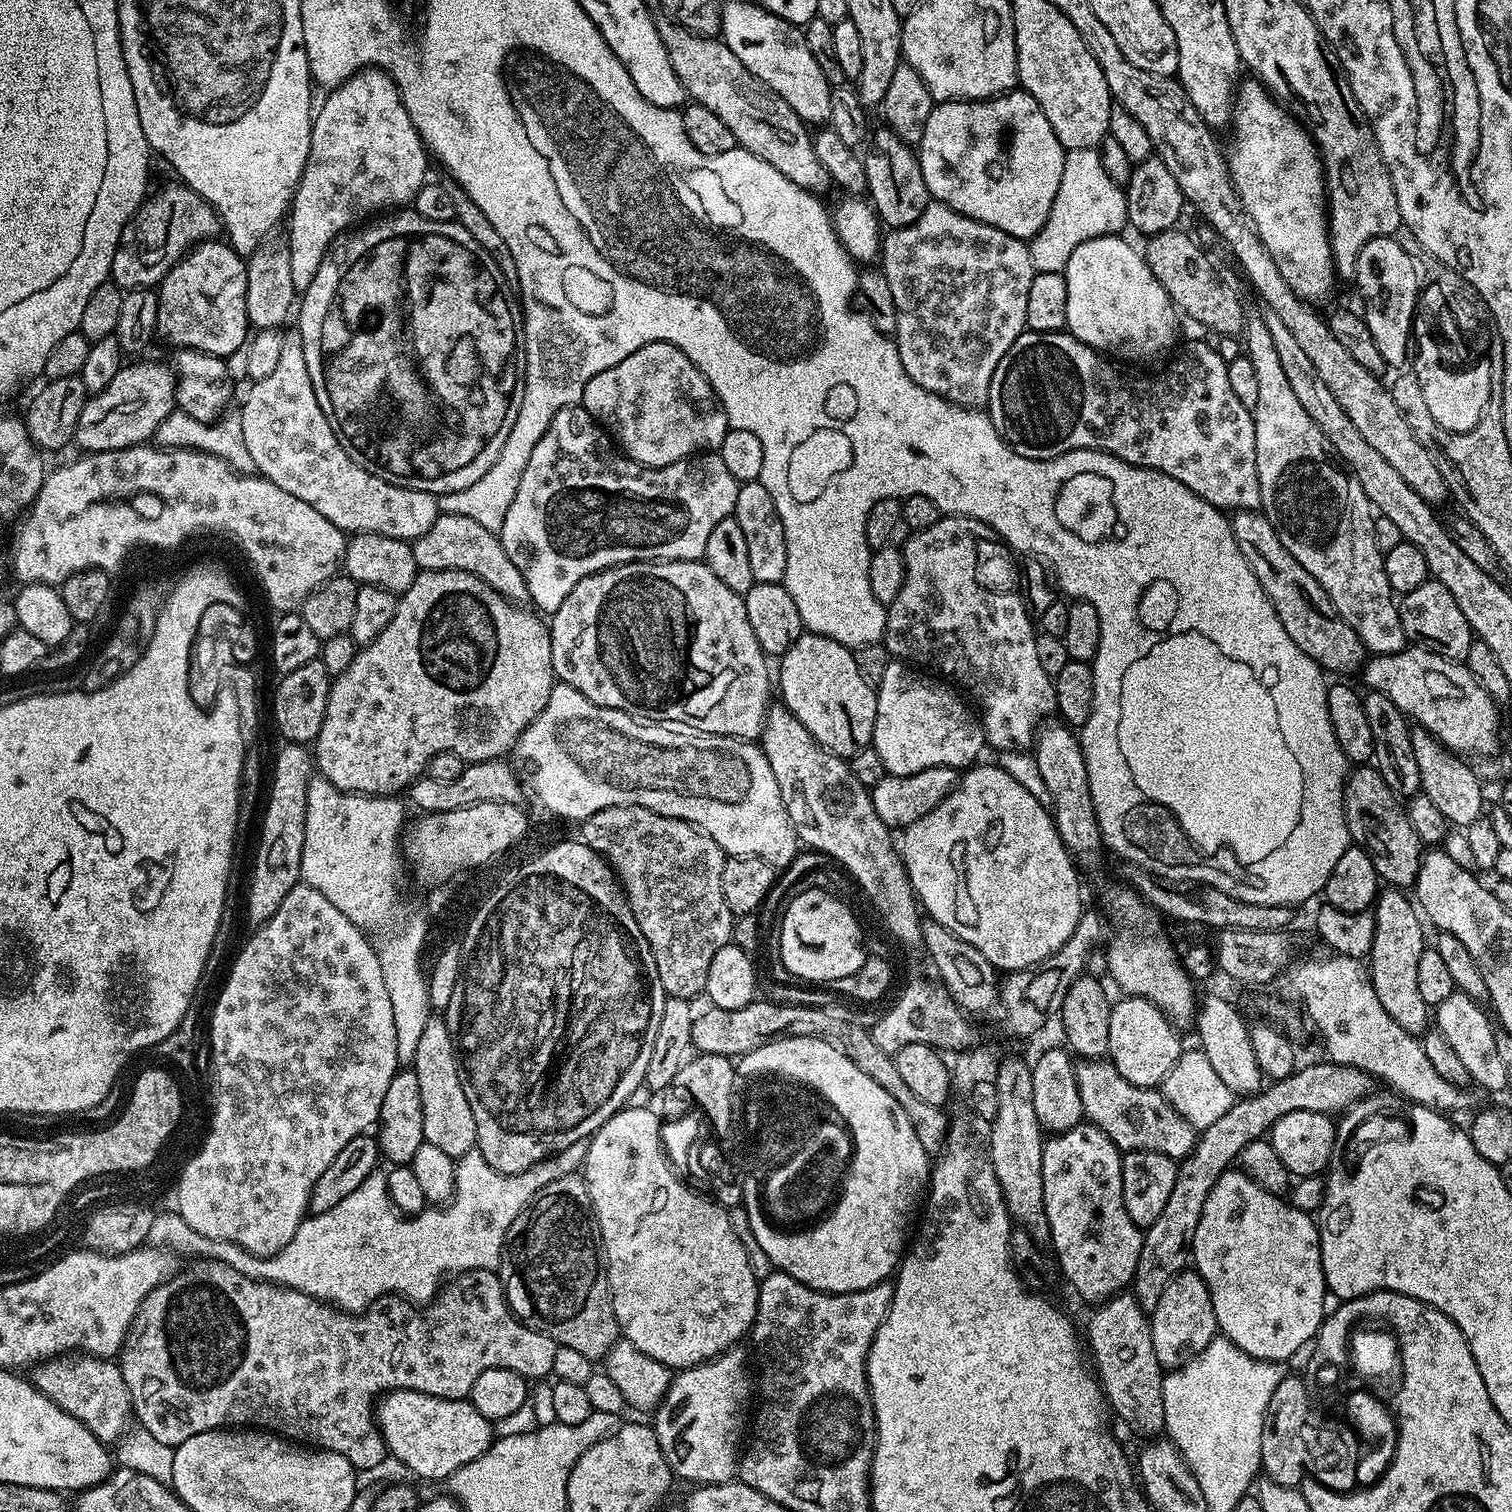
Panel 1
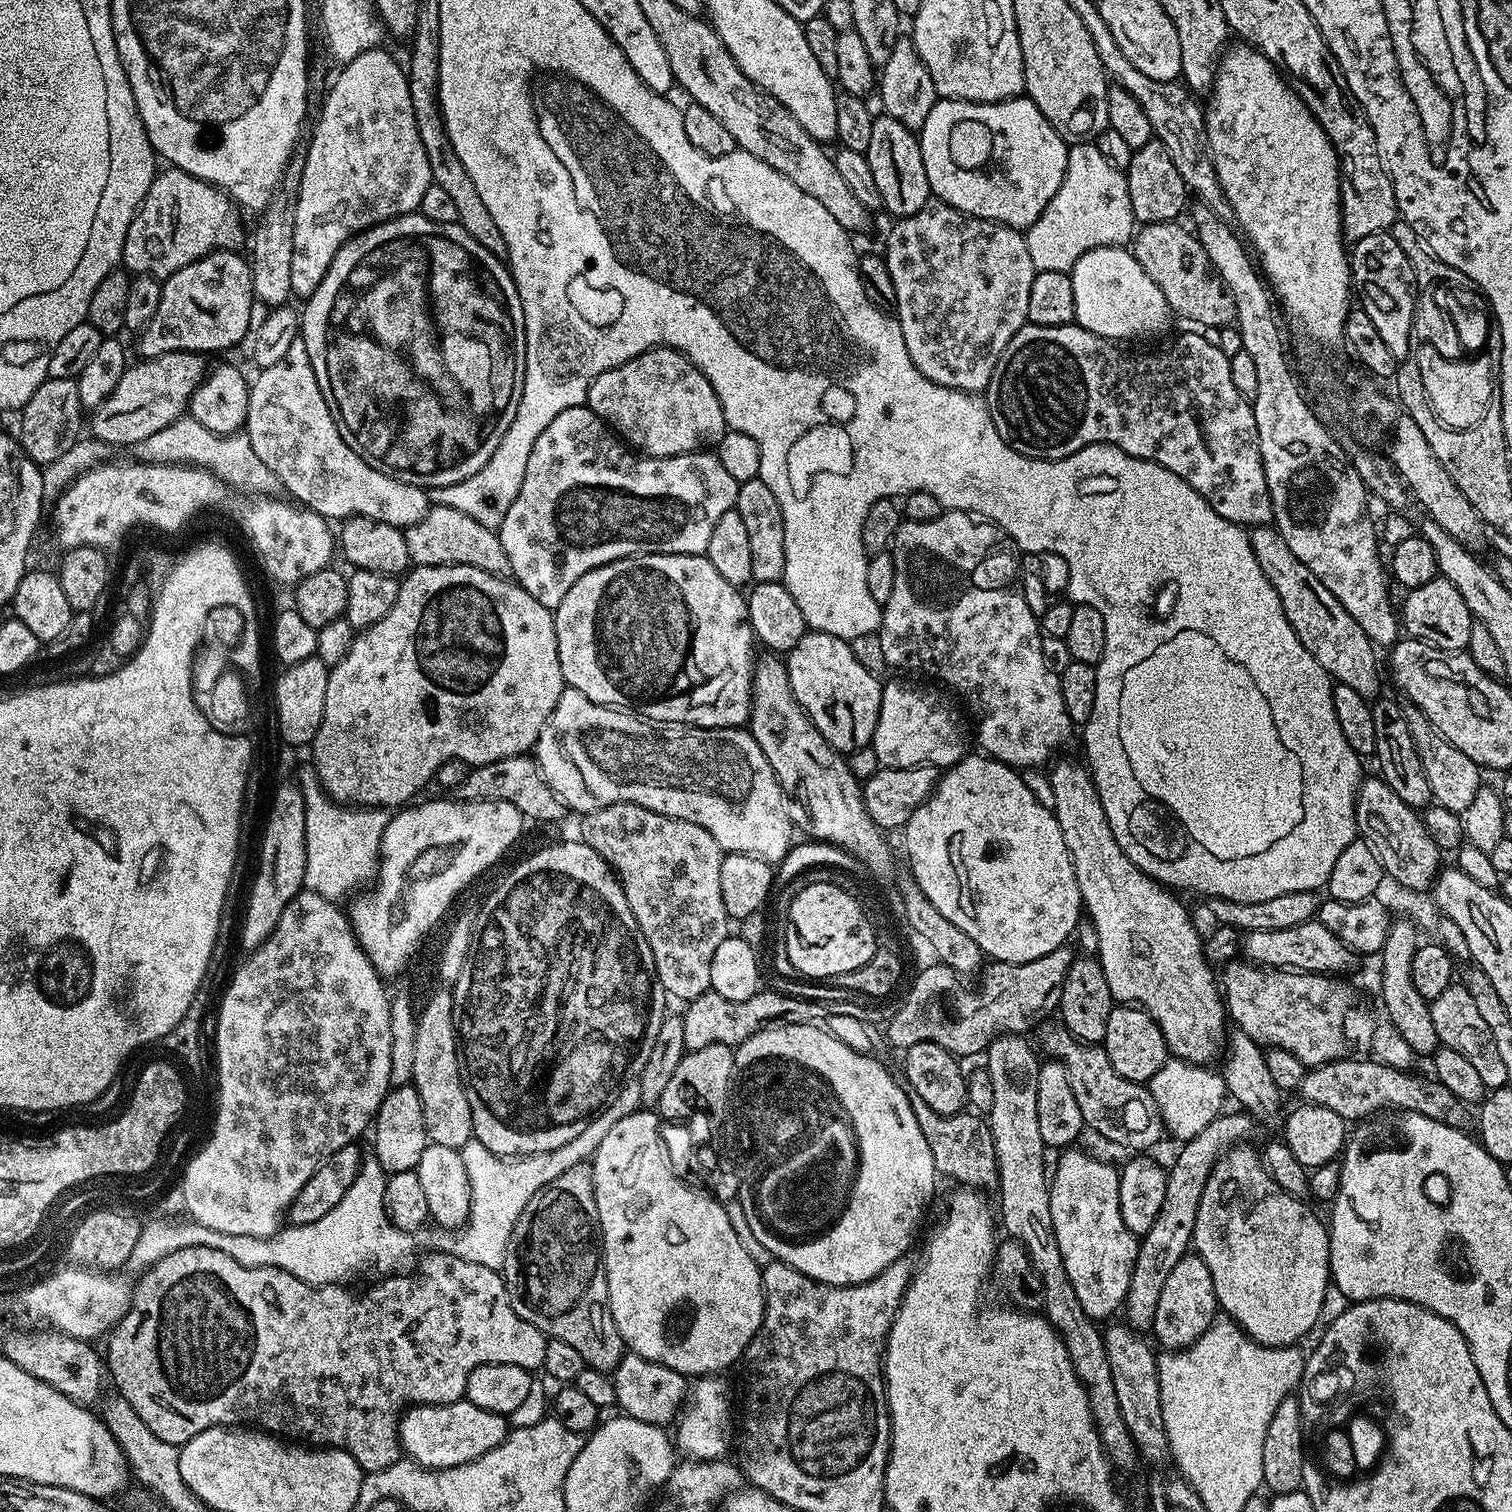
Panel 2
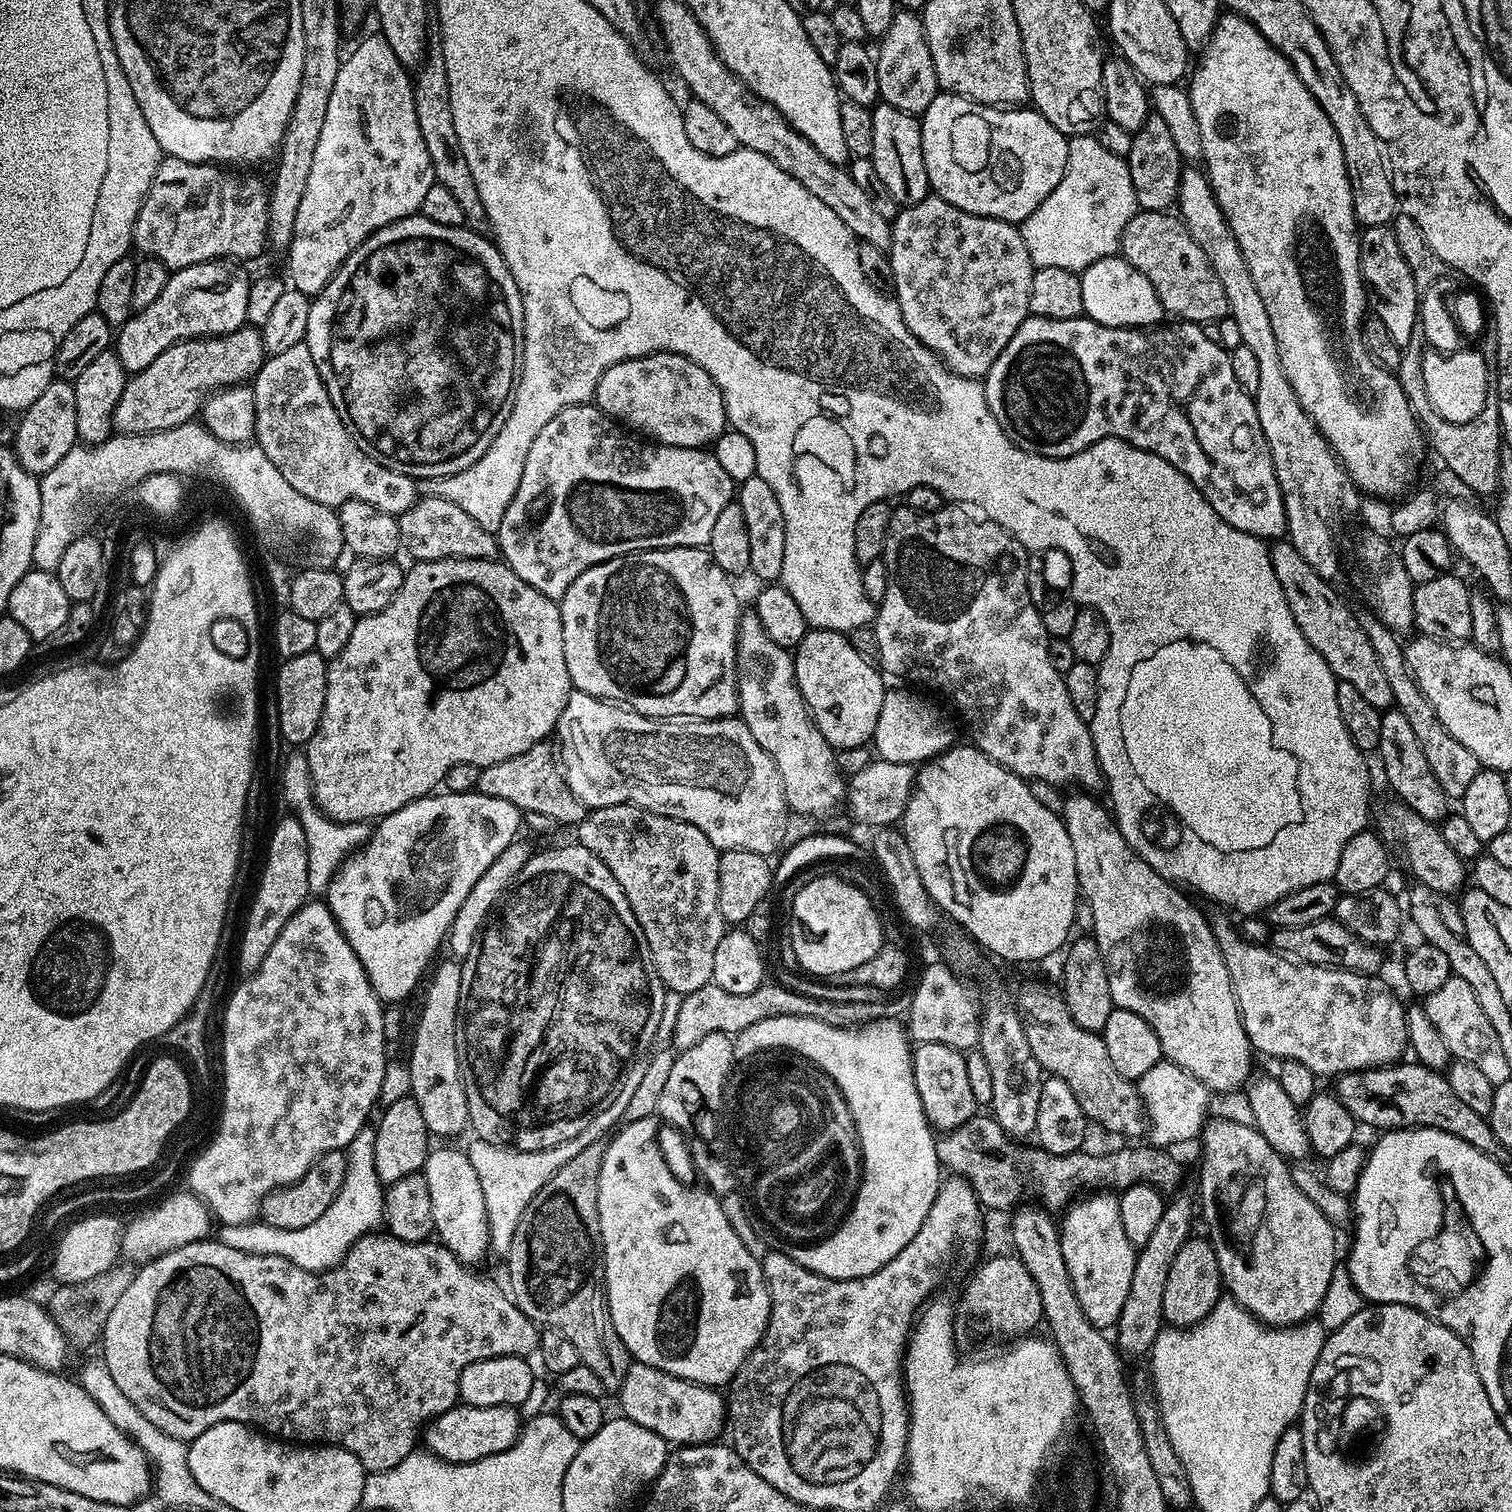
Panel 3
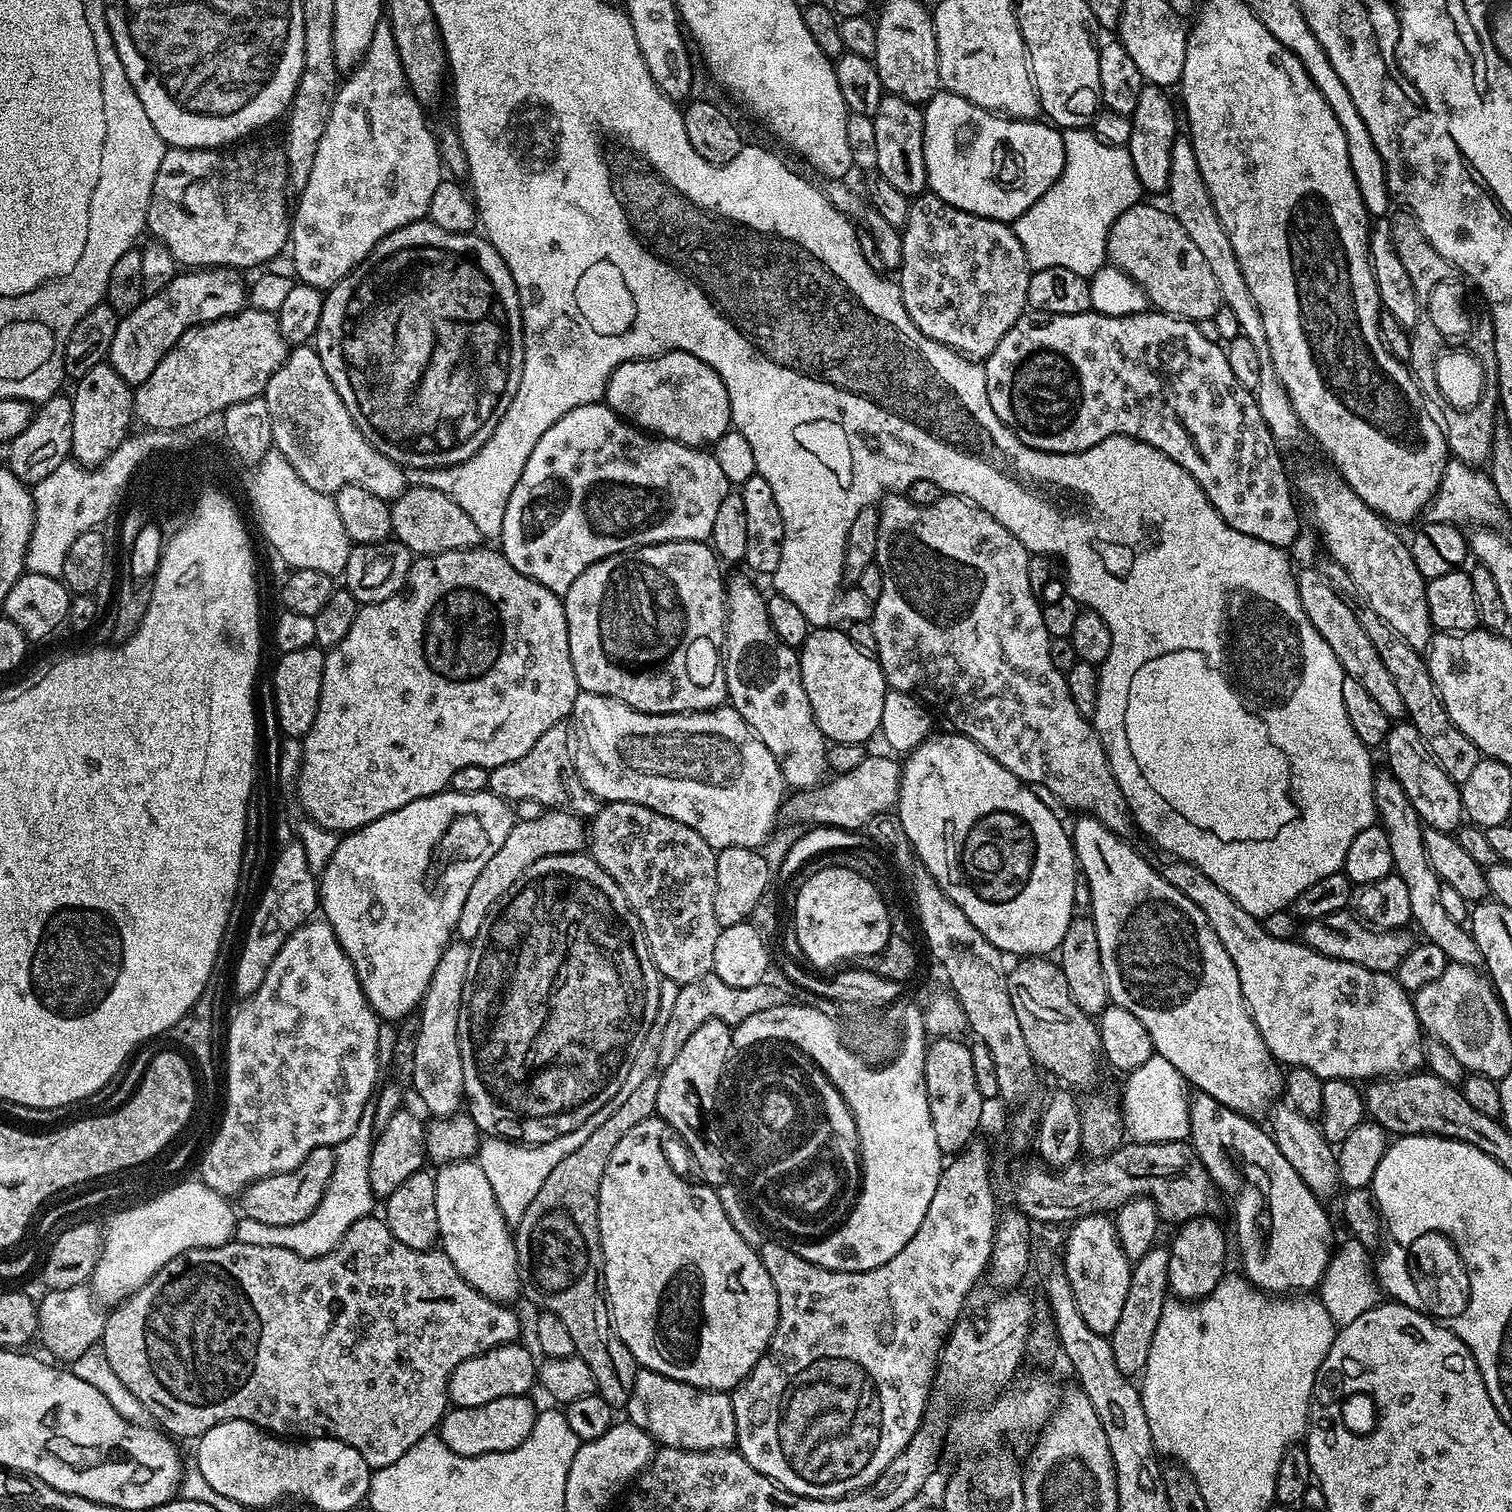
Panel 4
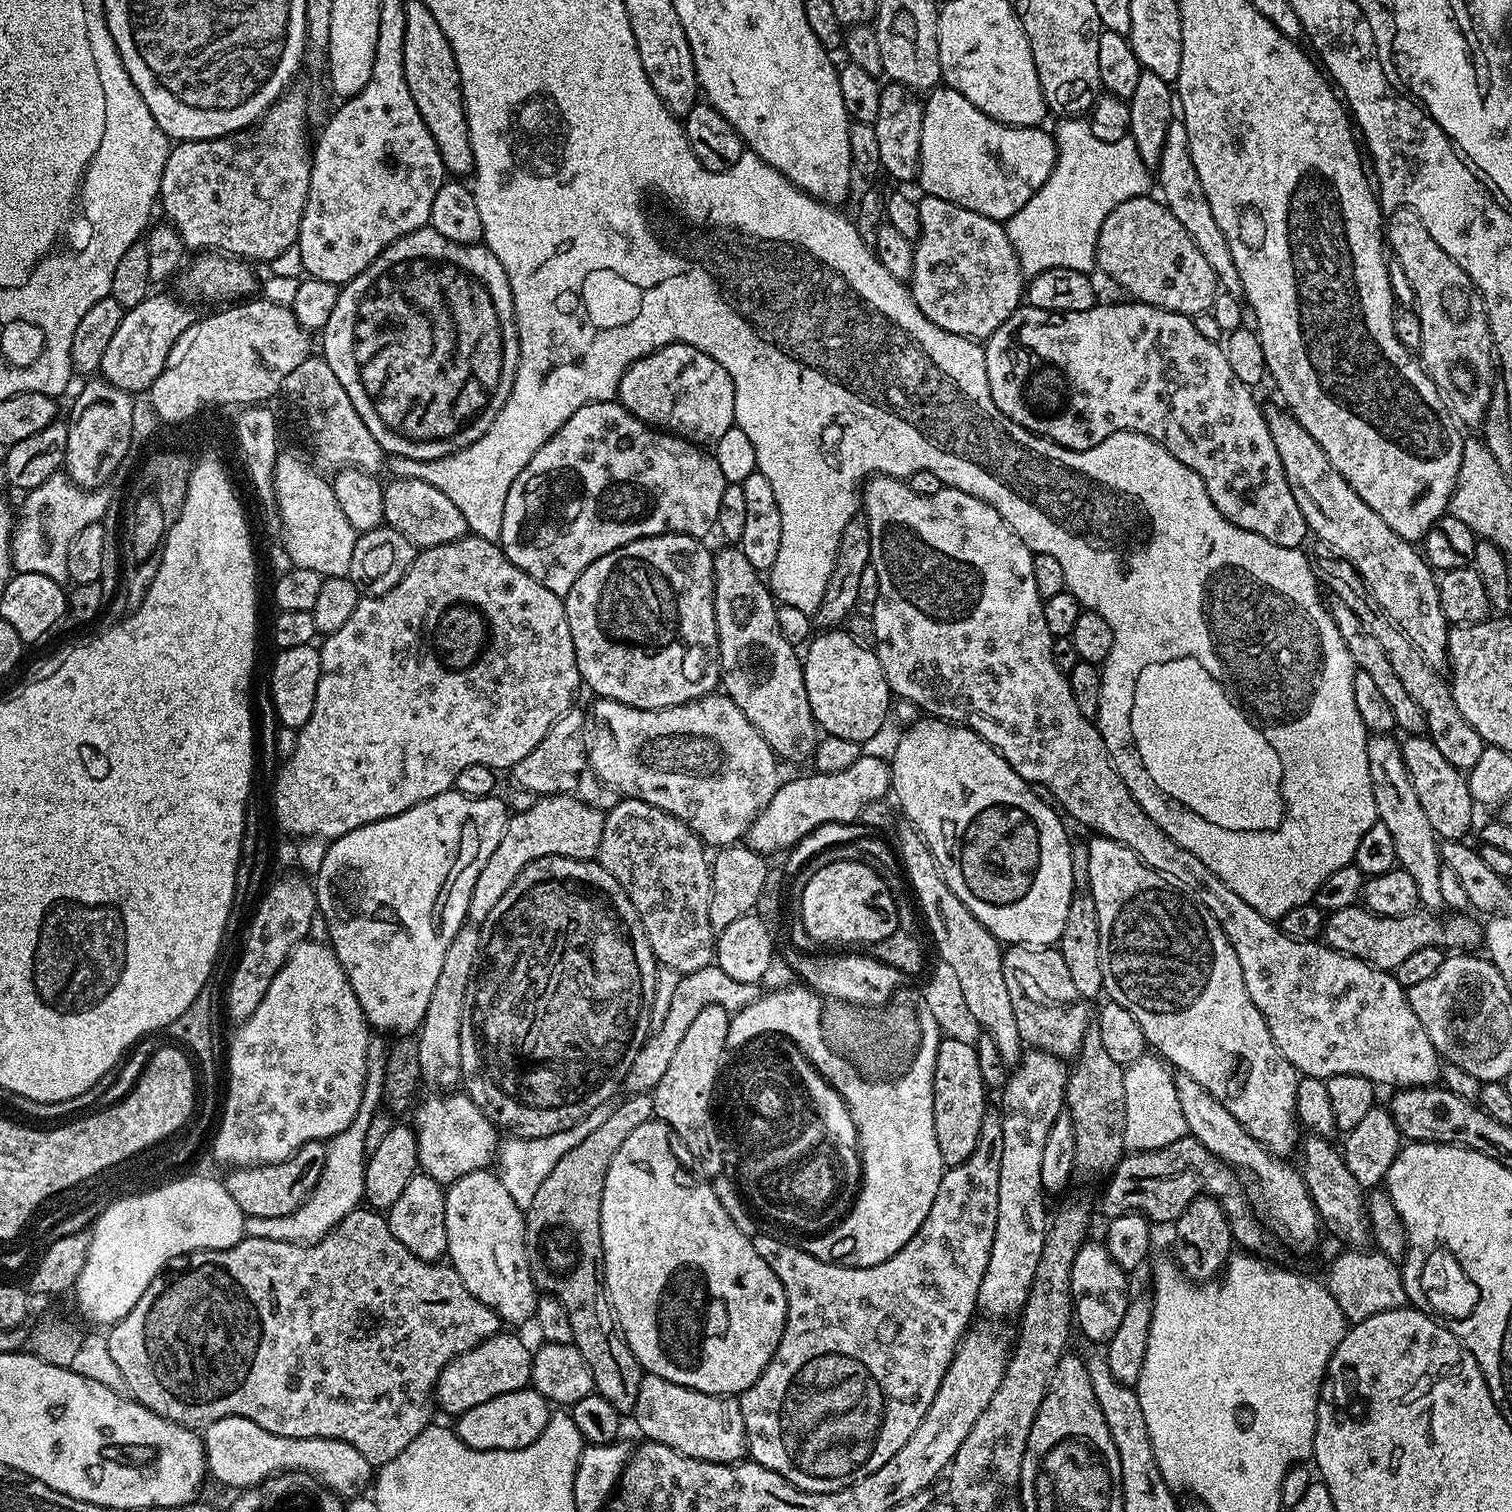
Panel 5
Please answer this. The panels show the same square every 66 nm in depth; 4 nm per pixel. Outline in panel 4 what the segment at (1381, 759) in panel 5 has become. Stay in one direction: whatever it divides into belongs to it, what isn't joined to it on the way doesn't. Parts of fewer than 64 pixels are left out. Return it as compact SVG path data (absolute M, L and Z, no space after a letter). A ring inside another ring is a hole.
M1388 770L1377 771L1374 776L1374 798L1376 799L1376 815L1382 827L1388 831L1390 838L1390 854L1394 854L1395 875L1406 882L1406 890L1410 890L1410 910L1412 924L1420 927L1420 932L1429 943L1441 947L1449 961L1454 964L1468 965L1481 969L1484 965L1481 951L1474 942L1471 933L1463 923L1456 923L1446 914L1441 903L1441 885L1435 870L1430 866L1426 846L1424 845L1425 826L1421 823L1414 806L1406 796L1406 792L1399 785L1396 777Z

